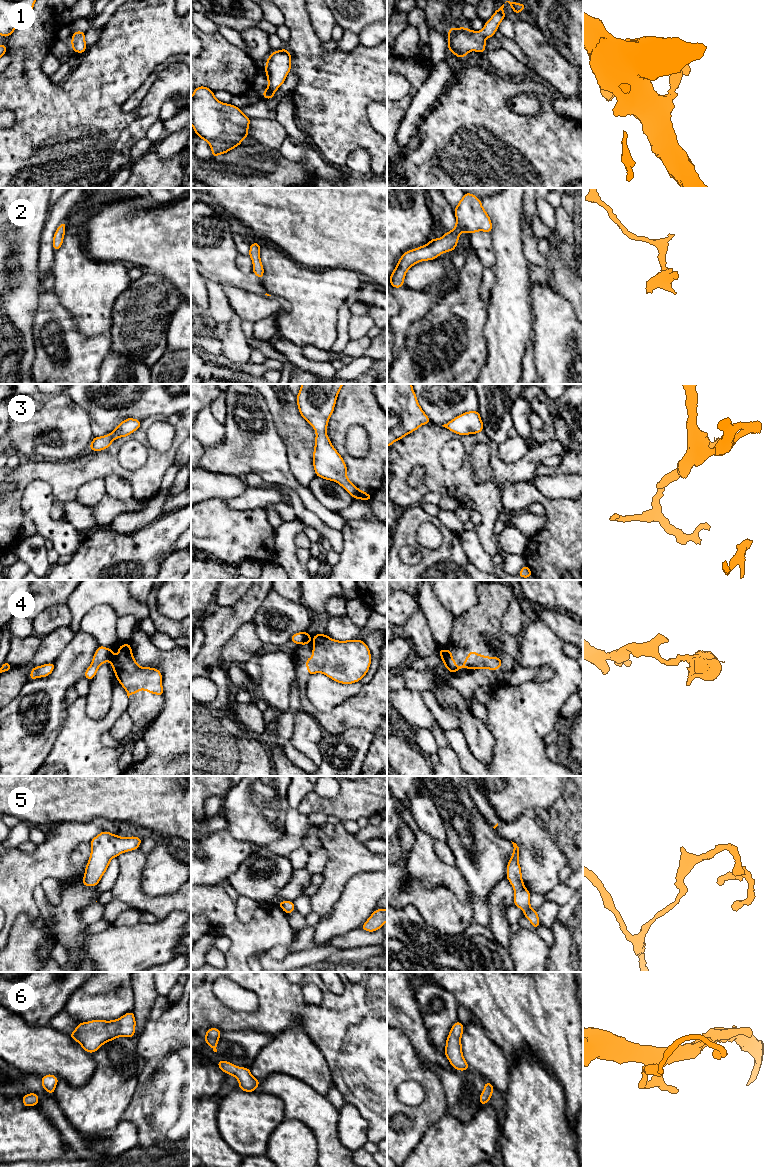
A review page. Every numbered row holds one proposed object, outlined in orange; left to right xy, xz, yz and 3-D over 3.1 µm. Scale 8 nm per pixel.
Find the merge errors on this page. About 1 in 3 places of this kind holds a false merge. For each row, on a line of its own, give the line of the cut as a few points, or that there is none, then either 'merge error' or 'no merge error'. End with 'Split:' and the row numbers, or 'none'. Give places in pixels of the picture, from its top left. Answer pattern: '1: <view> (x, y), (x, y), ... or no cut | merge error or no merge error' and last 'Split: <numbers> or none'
1: no cut | no merge error
2: no cut | no merge error
3: no cut | no merge error
4: xy (110, 649), (110, 658), (108, 660) | merge error
5: no cut | no merge error
6: no cut | no merge error
Split: 4

